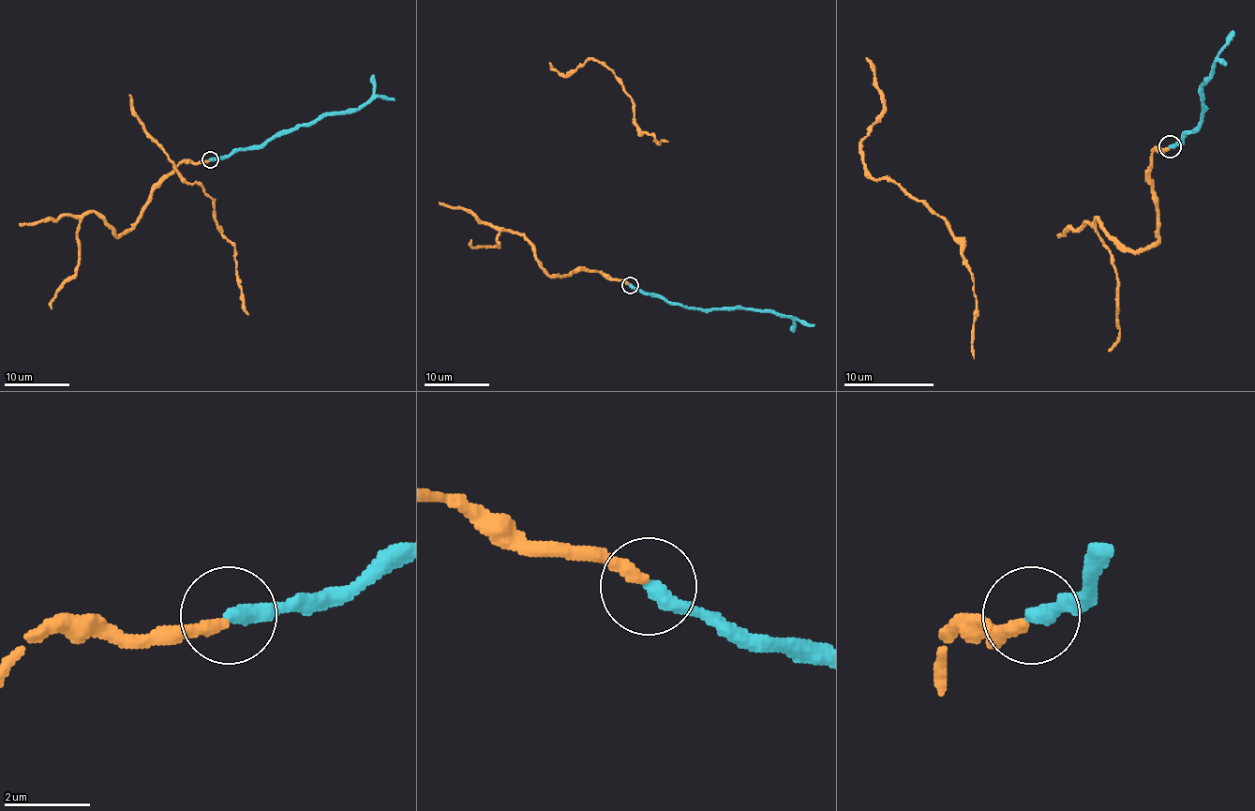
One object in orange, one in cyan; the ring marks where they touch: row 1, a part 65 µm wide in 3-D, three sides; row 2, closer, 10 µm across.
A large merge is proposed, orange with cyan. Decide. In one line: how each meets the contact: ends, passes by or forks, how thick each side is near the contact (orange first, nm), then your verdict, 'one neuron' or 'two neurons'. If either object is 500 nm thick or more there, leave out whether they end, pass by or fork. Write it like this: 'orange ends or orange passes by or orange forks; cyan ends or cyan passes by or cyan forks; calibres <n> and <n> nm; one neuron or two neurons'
orange ends; cyan ends; calibres 300 and 380 nm; one neuron

